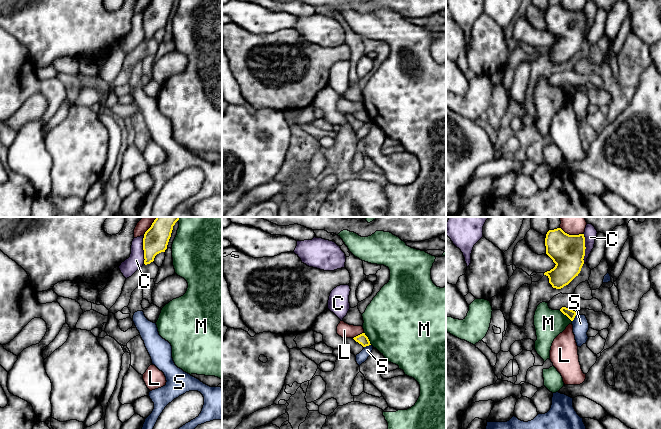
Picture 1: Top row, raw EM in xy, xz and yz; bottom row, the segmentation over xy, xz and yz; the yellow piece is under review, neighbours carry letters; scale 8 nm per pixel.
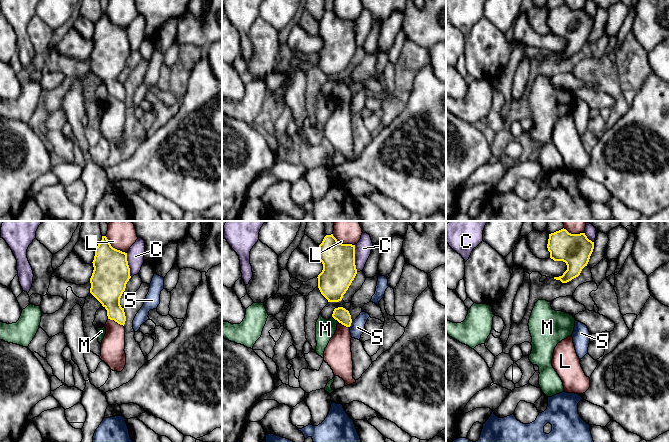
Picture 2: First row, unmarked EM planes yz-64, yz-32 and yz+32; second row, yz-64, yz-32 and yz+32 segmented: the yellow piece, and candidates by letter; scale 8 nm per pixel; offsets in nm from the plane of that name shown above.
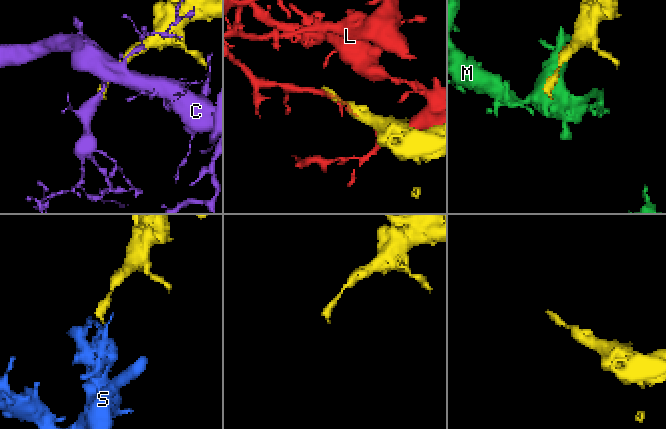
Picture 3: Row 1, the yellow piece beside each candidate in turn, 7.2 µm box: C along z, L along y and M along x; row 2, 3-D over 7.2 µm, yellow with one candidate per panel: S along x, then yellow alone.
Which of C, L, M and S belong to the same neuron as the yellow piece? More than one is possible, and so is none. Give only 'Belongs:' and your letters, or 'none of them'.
Belongs: none of them

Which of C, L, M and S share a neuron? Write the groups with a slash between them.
C / L / M / S

